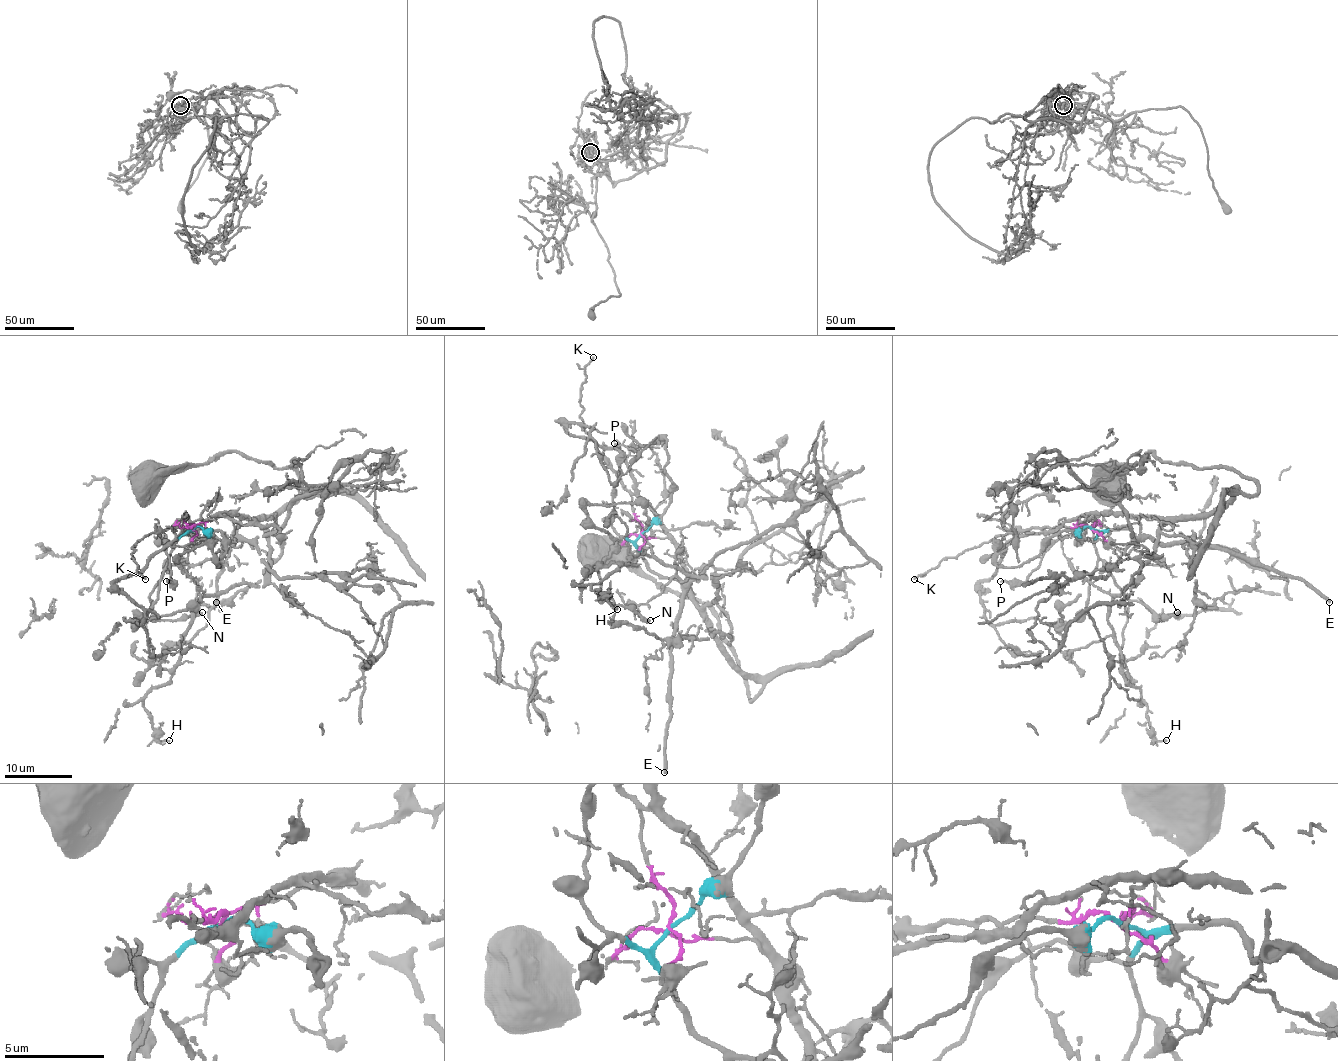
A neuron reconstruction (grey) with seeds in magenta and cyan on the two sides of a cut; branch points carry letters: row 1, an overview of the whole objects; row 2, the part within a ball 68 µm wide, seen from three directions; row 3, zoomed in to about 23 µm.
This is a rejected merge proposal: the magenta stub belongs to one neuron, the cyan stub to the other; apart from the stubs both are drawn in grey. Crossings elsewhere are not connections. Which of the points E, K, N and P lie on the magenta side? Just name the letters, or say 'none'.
K

